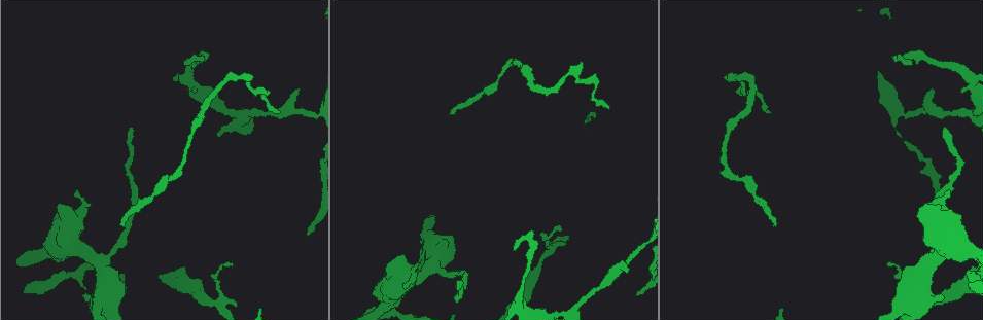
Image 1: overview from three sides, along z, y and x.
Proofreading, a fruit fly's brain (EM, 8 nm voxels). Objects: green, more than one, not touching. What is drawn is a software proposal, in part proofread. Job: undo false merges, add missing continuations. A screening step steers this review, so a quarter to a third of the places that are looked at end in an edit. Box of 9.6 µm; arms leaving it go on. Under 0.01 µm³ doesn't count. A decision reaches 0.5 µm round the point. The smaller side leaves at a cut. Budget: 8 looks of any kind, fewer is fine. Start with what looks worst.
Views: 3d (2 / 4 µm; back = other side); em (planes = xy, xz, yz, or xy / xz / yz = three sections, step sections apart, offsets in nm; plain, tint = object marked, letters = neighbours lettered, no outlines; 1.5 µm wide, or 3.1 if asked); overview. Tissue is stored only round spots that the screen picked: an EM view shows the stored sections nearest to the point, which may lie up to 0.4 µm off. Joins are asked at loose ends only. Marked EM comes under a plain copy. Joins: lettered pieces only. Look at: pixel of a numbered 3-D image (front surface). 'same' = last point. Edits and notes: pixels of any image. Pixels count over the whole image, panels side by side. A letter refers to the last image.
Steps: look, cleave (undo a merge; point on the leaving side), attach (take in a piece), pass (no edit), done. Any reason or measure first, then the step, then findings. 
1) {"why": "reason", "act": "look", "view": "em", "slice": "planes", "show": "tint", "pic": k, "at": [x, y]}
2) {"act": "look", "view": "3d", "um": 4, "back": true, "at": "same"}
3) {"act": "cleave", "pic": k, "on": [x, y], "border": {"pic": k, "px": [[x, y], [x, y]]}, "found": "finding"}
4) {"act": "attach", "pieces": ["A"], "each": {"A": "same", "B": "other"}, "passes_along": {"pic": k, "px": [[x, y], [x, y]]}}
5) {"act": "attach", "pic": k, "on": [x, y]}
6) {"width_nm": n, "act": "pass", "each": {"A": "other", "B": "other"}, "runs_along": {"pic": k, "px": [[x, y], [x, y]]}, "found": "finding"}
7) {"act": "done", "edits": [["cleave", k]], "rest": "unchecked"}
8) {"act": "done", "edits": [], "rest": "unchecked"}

{"why": "tapers out", "act": "look", "view": "em", "slice": "yz", "step": 4, "show": "tint", "pic": 1, "at": [450, 110]}

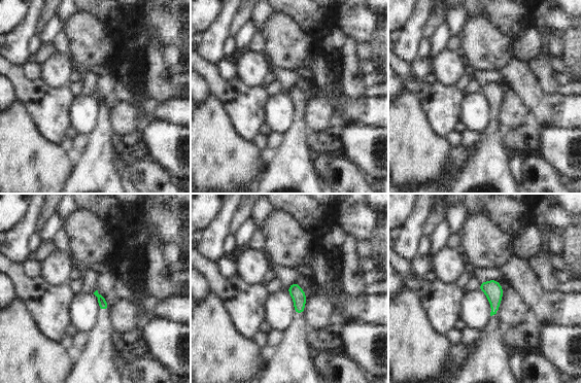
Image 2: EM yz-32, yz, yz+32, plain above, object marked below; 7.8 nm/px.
{"act": "look", "view": "em", "slice": "planes", "show": "letters", "at": "same"}

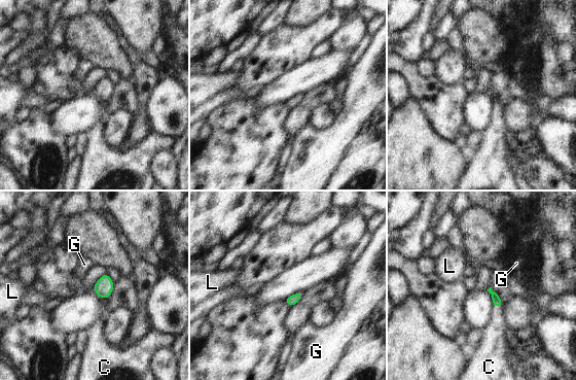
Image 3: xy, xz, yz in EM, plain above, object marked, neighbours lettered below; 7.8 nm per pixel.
{"act": "attach", "pieces": ["C"], "each": {"C": "same", "G": "other", "L": "other"}, "passes_along": {"pic": 3, "px": [[496, 299], [498, 306], [493, 336]]}, "found": "the neuron continues"}

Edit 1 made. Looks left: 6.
{"why": "long arm stops here", "act": "look", "view": "3d", "um": 4, "back": true, "pic": 1, "at": [606, 108]}

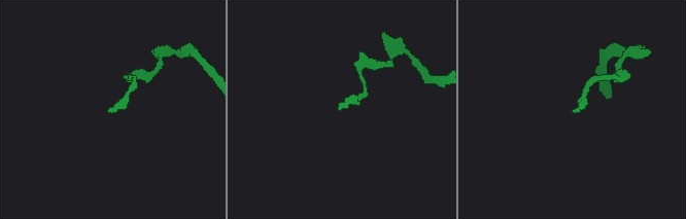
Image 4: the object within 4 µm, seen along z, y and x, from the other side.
{"why": "shape alone is not enough", "act": "look", "view": "em", "slice": "planes", "show": "letters", "pic": 4, "at": [574, 112]}

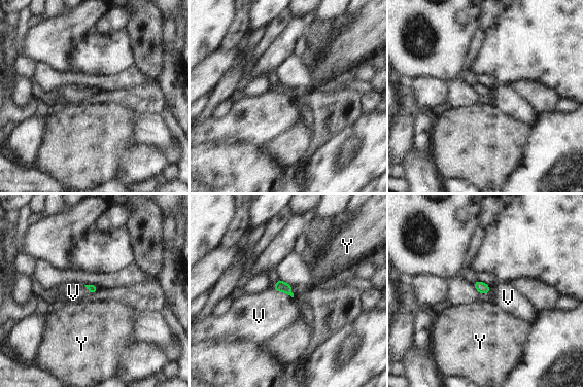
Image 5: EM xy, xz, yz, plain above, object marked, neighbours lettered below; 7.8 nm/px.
{"longest_contact_nm": ["V", 170], "act": "pass", "each": {"V": "other", "Y": "other"}, "found": "none of them fits"}

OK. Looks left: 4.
{"why": "free end", "act": "look", "view": "em", "slice": "planes", "show": "letters", "pic": 1, "at": [637, 291]}

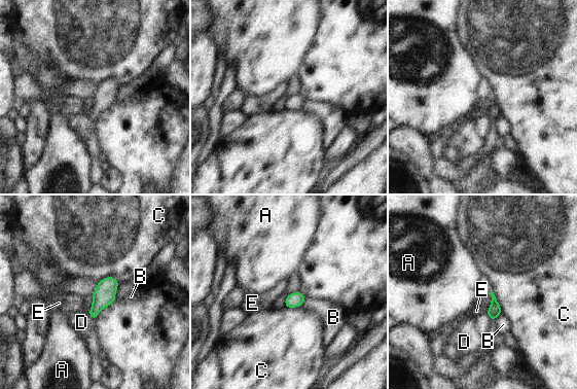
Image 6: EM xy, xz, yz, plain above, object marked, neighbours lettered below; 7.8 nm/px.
{"act": "pass", "each": {"A": "other", "B": "other", "C": "other", "D": "other", "E": "other"}, "found": "none of them fits"}

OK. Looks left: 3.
{"act": "done", "edits": [["attach", 3]], "rest": "unchecked"}

